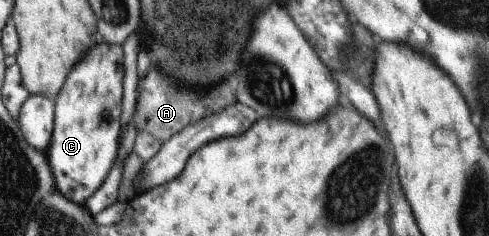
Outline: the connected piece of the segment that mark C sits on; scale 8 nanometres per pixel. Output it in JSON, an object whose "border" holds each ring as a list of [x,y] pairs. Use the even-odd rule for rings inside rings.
{"border":[[[99,38],[95,48],[89,48],[87,54],[83,56],[83,60],[79,60],[79,64],[75,64],[71,68],[59,96],[54,99],[54,128],[49,149],[45,153],[53,180],[55,180],[56,191],[75,204],[85,206],[86,201],[103,184],[117,158],[117,150],[120,148],[123,135],[120,120],[124,77],[122,46],[107,44],[107,42],[103,42],[102,38]]]}

